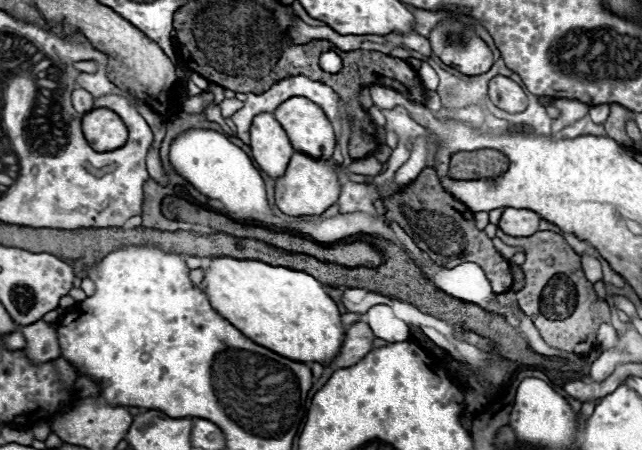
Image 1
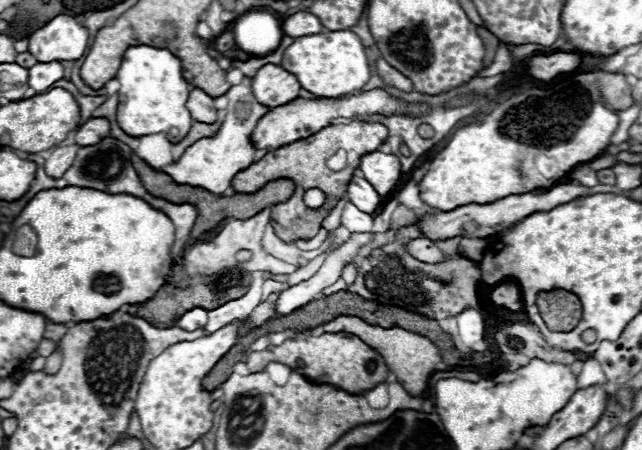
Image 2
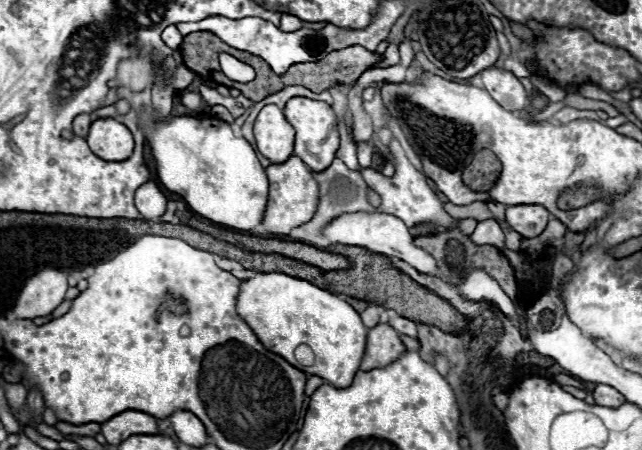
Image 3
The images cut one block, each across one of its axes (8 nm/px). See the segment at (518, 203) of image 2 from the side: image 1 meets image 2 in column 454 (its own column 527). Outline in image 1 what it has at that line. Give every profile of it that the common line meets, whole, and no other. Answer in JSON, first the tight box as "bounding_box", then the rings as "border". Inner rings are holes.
{"bounding_box":[498,208,540,236],"border":[[[504,208],[498,226],[510,236],[530,236],[538,232],[538,224],[540,224],[540,216],[534,210]]]}

